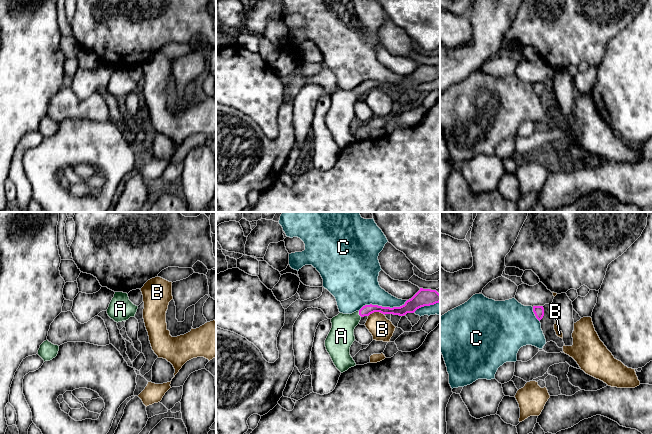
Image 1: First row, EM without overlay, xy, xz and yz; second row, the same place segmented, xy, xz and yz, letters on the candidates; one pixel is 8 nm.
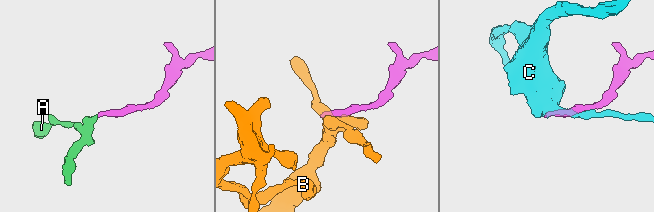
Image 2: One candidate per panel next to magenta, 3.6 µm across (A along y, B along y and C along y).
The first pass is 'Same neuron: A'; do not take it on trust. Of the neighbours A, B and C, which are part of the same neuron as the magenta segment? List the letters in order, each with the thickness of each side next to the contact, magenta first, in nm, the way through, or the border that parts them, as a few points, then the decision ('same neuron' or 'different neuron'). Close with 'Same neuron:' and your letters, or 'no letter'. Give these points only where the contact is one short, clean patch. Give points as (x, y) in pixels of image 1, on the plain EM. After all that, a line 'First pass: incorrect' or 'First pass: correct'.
A: calibres 90 and 200 nm; way xz (366, 86), (359, 90), (342, 107), (341, 112); same neuron
B: calibres 90 and 190 nm; different neuron
C: calibres 110 and 320 nm; different neuron
Same neuron: A
First pass: correct

